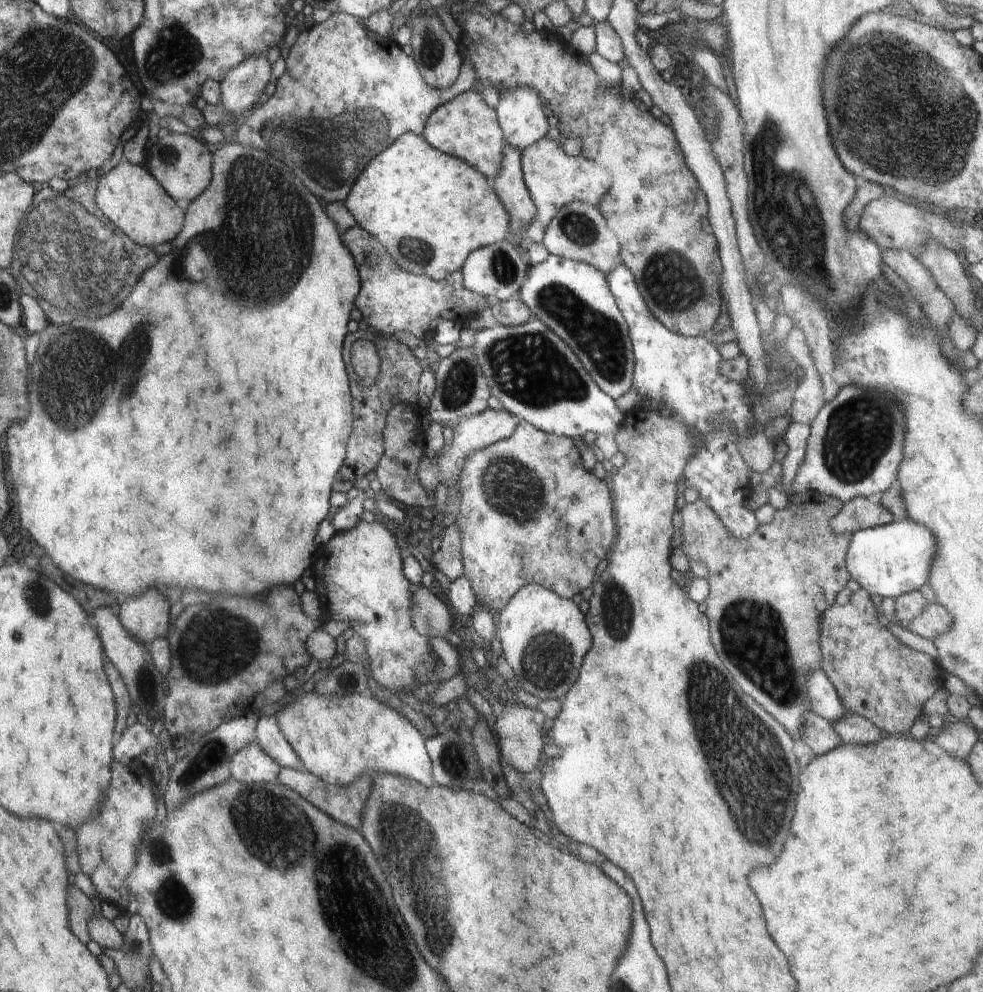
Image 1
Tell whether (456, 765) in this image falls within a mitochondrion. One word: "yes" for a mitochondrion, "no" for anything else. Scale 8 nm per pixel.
yes

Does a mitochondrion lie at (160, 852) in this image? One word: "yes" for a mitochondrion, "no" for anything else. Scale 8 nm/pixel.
yes

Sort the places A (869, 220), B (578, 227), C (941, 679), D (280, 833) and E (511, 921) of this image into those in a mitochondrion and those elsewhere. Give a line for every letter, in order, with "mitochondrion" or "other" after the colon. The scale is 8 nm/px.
A: other
B: mitochondrion
C: other
D: mitochondrion
E: other

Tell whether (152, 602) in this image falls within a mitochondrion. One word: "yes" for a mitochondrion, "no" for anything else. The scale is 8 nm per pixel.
no

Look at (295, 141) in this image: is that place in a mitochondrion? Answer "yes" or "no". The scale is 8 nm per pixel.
yes

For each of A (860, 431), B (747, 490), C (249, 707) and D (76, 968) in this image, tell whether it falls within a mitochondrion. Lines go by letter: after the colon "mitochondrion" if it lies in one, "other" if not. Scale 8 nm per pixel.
A: mitochondrion
B: other
C: other
D: other

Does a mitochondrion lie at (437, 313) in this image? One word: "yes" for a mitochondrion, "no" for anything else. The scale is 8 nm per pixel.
no

